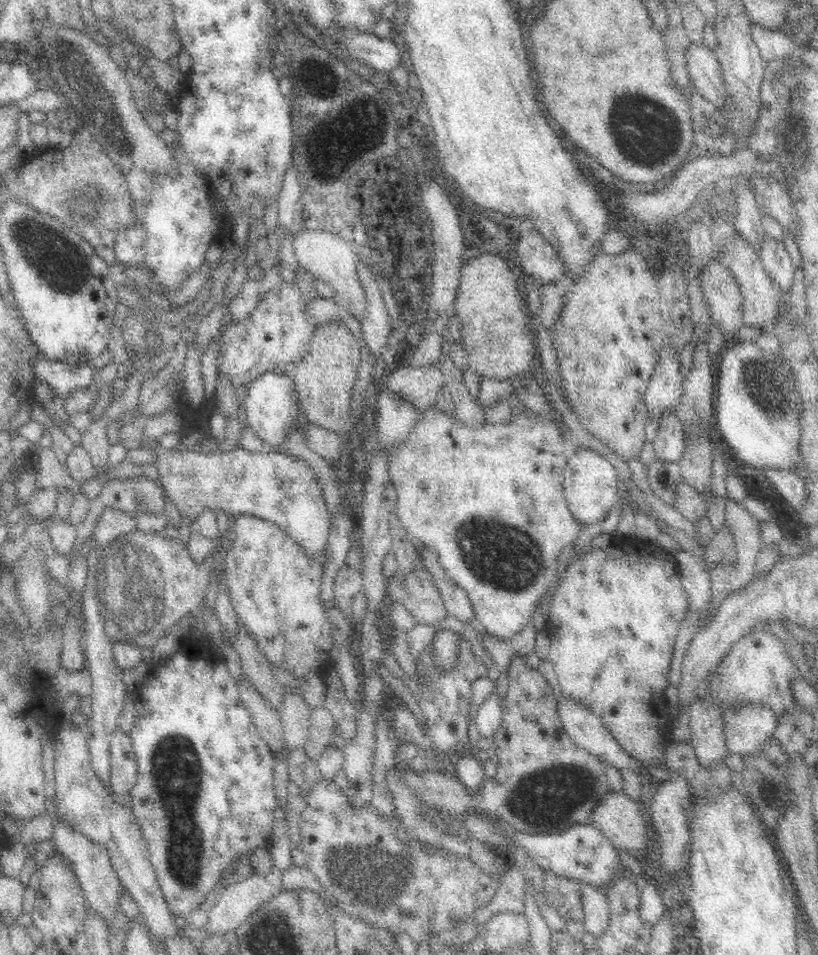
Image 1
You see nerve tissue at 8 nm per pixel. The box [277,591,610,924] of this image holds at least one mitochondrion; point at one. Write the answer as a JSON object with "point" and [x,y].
{"point":[356,868]}

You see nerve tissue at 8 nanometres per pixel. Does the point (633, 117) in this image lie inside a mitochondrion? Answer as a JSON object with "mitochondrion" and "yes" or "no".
{"mitochondrion":"yes"}

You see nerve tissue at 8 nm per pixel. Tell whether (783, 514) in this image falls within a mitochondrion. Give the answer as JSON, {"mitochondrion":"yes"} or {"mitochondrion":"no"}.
{"mitochondrion":"no"}

